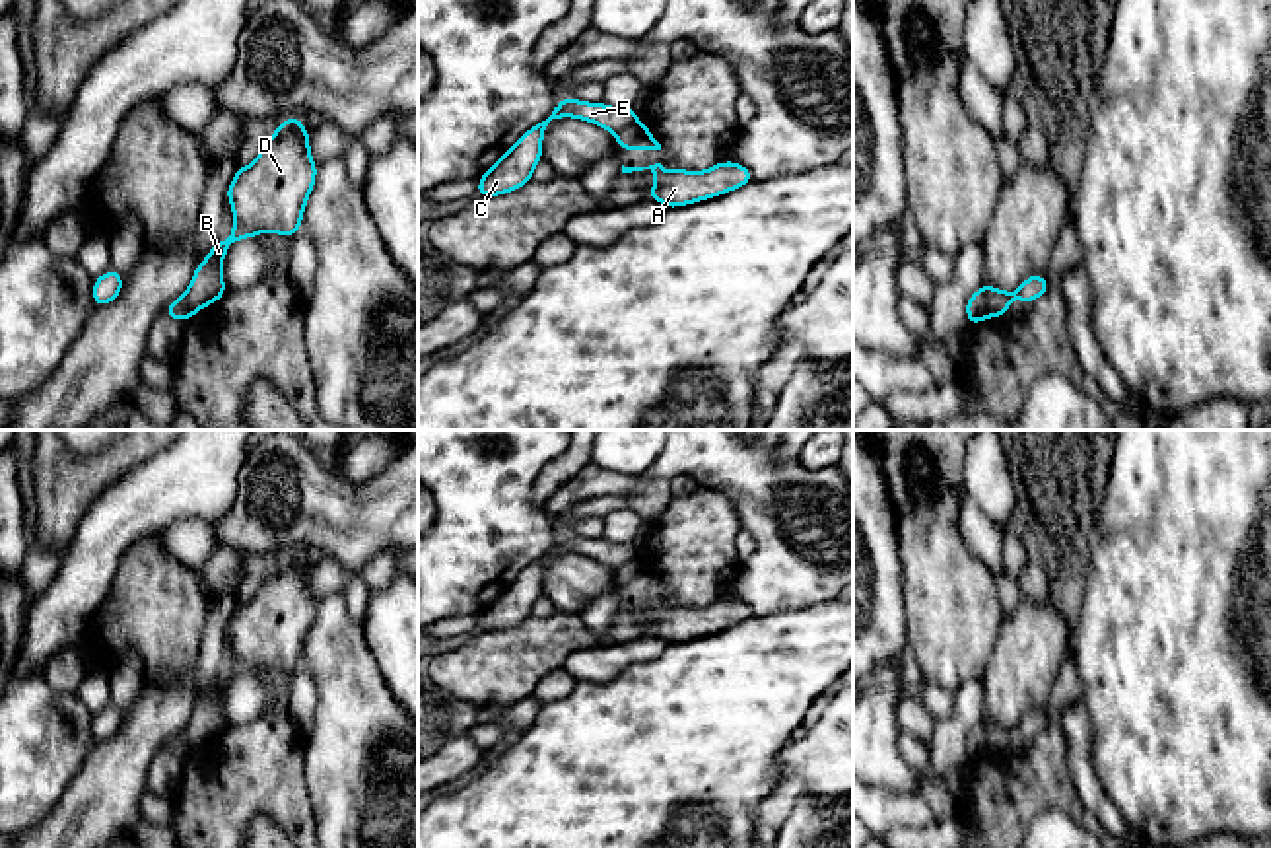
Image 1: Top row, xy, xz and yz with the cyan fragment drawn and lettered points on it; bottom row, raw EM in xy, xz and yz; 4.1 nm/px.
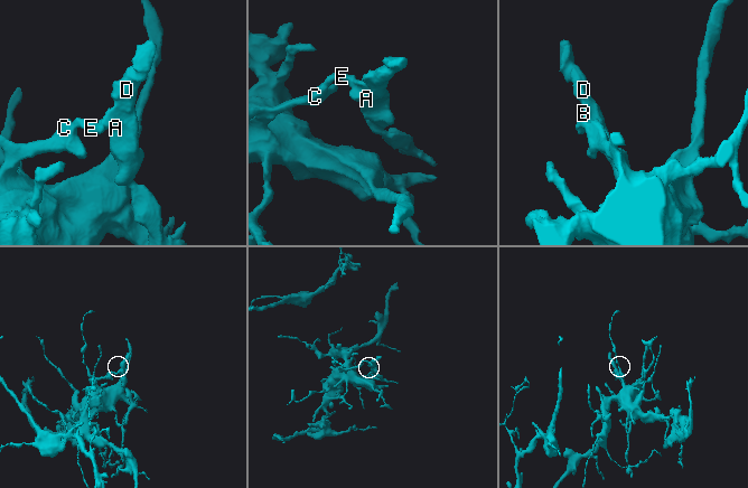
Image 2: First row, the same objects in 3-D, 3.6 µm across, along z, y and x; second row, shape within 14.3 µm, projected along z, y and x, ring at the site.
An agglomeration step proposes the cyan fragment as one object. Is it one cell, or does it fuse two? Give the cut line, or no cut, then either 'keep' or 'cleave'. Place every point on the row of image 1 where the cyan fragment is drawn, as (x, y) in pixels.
cut yz (982, 288), (992, 316); cleave

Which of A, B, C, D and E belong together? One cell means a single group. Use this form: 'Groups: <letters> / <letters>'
Groups: A B D / C E

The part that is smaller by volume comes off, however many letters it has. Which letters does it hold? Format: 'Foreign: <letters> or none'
Foreign: A, B, D

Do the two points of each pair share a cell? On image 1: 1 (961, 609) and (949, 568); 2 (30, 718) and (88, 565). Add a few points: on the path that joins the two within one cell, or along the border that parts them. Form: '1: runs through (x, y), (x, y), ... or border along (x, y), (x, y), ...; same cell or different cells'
1: runs through (951, 600), (949, 578); same cell
2: border along (39, 670), (20, 679); different cells

